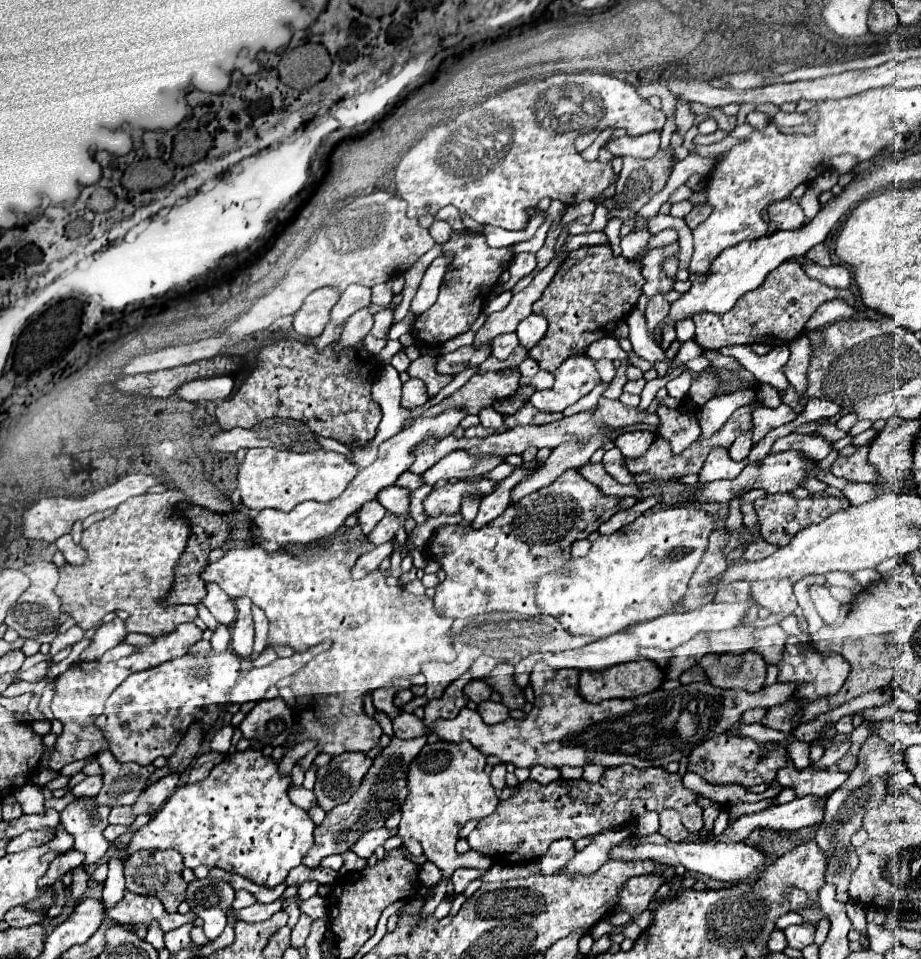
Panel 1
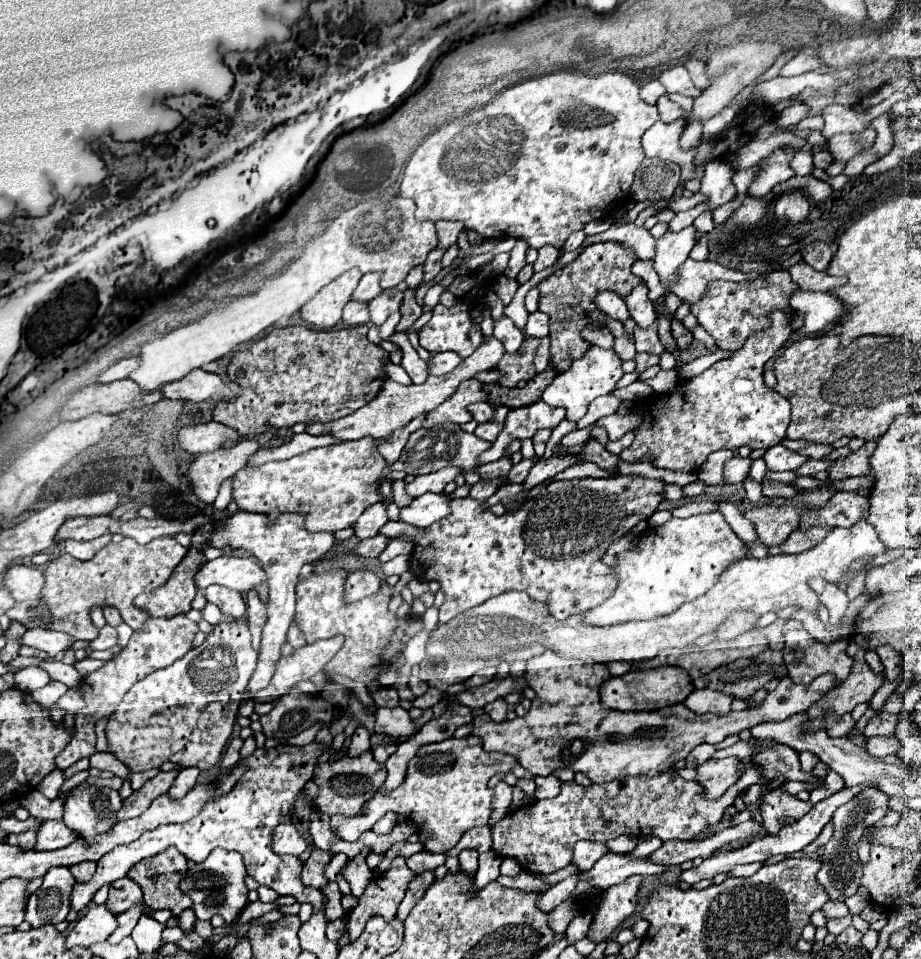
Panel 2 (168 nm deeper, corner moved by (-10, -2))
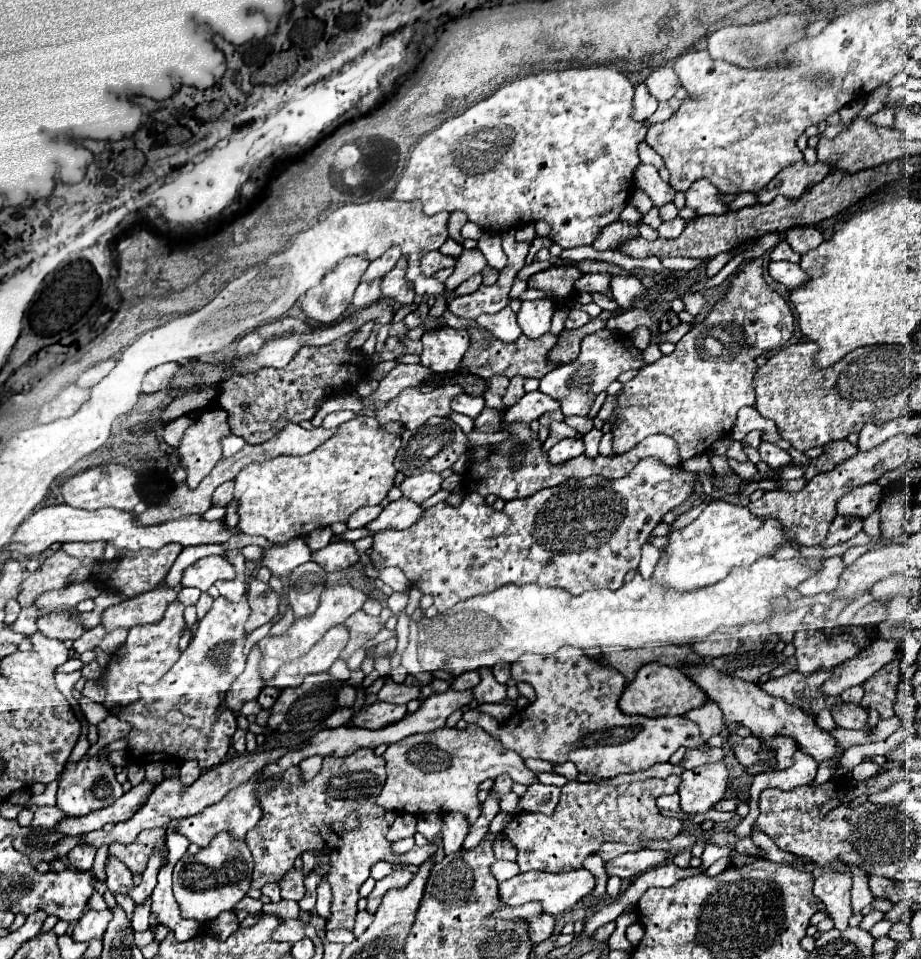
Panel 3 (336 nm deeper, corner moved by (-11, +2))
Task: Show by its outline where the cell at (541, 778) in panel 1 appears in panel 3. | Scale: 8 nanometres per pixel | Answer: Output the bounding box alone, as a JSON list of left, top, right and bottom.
[517,783,561,815]

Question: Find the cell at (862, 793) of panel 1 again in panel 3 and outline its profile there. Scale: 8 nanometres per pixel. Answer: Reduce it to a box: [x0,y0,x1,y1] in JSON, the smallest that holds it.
[813,871,853,931]

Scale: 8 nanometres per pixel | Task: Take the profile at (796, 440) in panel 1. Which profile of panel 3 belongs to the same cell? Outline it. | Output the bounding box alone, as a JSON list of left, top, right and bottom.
[759,441,791,469]

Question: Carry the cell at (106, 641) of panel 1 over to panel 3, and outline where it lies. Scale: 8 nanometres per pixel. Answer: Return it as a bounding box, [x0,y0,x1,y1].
[73,625,105,655]

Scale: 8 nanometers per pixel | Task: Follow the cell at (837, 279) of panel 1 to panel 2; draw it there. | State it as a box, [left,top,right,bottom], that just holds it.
[788,263,846,291]

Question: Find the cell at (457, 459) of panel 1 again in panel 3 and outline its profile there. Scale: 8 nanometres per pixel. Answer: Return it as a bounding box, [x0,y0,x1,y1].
[399,471,443,505]

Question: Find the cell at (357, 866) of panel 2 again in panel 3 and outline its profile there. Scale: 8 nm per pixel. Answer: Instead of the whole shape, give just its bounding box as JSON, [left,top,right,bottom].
[247,749,439,931]

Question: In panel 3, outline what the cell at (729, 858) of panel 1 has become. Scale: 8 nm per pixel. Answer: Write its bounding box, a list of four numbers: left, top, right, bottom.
[499,869,595,915]

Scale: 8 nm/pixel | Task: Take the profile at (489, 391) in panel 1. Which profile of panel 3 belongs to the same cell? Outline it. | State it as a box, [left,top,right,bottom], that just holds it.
[375,385,463,429]

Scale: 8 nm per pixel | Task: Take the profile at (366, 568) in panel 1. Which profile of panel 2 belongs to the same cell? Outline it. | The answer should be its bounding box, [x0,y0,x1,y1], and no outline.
[346,569,382,601]

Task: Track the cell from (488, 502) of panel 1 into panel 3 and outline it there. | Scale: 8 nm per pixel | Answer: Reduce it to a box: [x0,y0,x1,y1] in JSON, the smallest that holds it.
[549,439,585,465]

